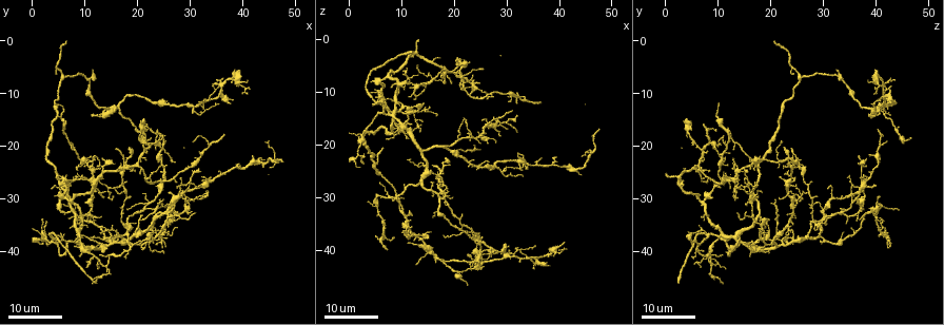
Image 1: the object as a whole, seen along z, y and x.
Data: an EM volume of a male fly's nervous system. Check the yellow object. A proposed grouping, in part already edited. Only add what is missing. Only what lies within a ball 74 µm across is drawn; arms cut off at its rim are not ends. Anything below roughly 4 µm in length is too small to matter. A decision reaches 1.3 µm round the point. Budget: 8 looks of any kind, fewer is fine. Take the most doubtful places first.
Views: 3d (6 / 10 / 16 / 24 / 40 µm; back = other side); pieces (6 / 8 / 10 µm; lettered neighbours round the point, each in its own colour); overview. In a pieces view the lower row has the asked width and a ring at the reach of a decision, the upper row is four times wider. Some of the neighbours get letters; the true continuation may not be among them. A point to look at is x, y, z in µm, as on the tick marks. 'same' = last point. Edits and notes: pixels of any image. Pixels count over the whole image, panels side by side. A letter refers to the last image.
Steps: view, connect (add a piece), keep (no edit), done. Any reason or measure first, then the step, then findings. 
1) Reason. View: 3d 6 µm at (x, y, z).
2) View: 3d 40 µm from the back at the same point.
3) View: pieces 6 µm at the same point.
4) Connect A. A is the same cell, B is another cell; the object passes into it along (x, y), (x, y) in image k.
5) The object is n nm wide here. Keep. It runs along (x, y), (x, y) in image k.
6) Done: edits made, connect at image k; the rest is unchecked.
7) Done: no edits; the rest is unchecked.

Thin end. View: 3d 24 µm at (25.0, 30.5, 21.0).

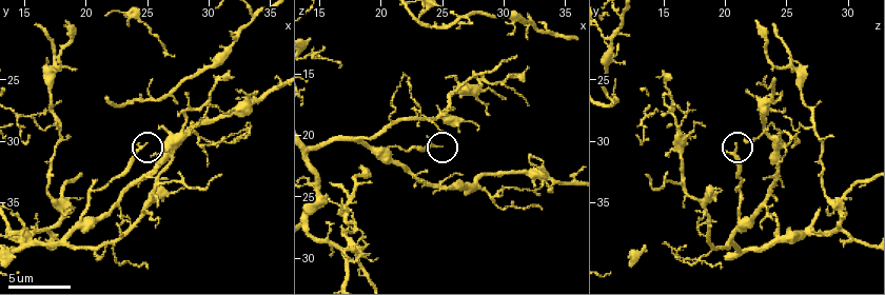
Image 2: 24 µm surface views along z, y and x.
View: pieces 10 µm at (24.8, 30.4, 21.2).

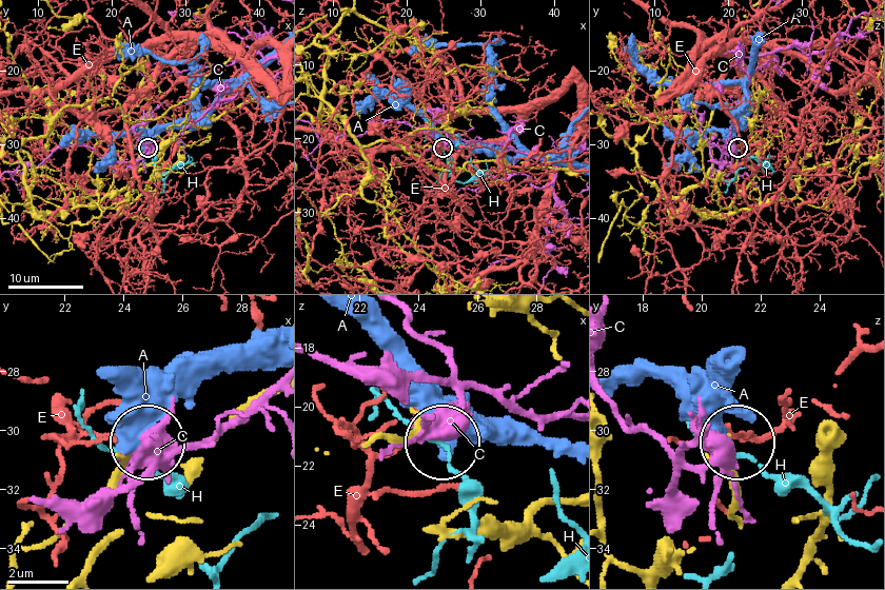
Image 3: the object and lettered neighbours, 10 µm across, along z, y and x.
Keep. A, C, E and H are other cells; it runs along (735, 519), (728, 447) in image 3; none of them fits.

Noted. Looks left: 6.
Tapers out. View: 3d 16 µm at (39.5, 24.0, 23.0).

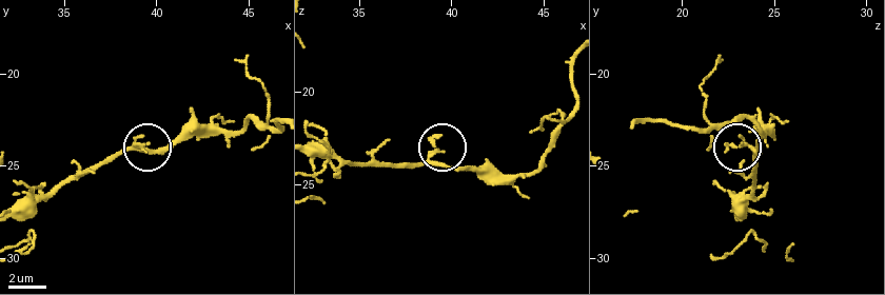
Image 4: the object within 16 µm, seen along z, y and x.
What lies round it. View: pieces 8 µm at (39.3, 24.1, 22.6).

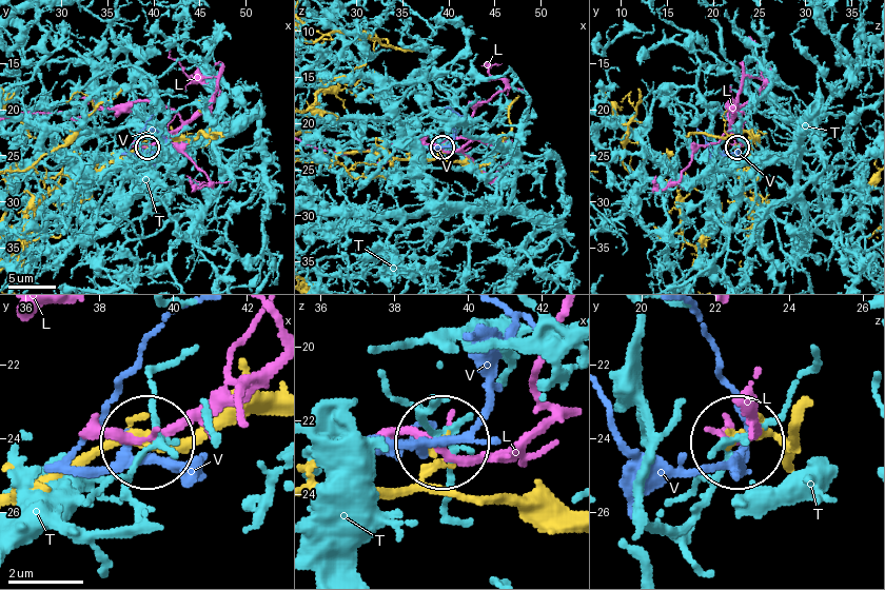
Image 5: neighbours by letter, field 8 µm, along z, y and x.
Keep. L, T and V are other cells; it runs along (782, 466), (779, 444), (738, 440) in image 5; no lettered piece goes on from it.

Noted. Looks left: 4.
Thin end. View: 3d 16 µm at (3.0, 39.0, 22.0).

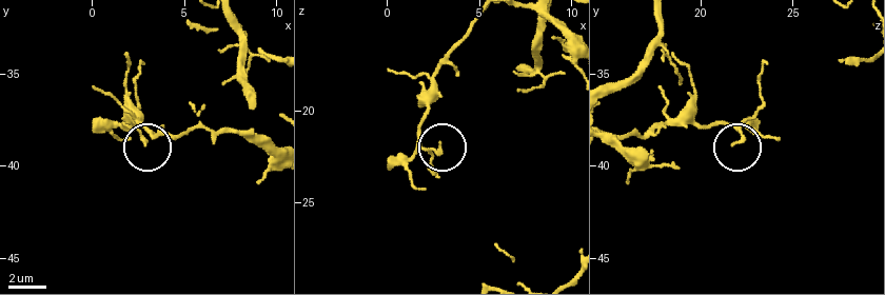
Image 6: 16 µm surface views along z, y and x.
View: pieces 6 µm at (3.0, 38.9, 21.9).

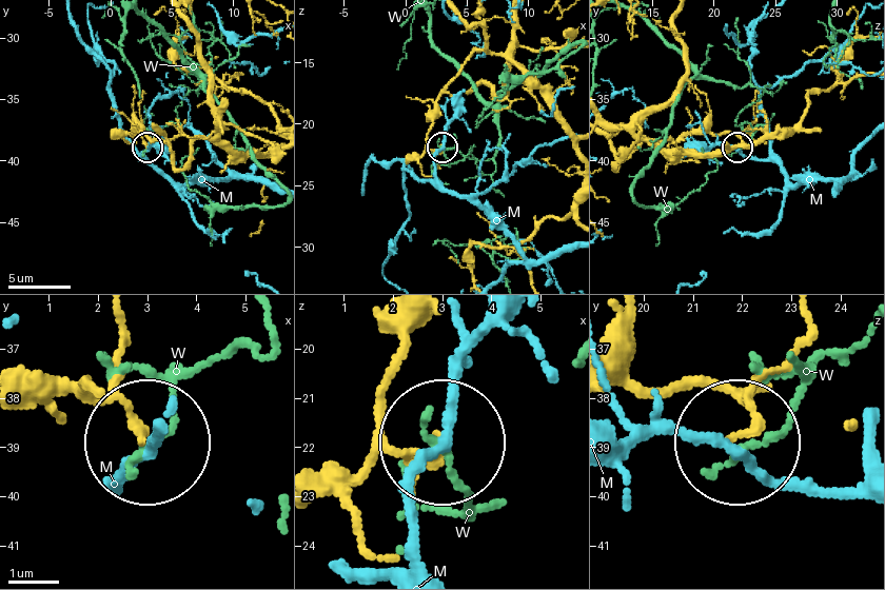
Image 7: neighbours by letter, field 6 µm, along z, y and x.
Keep. M and W are other cells; no lettered piece goes on from it.

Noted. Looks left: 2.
View: 3d 24 µm at (11.5, 14.5, 38.5).

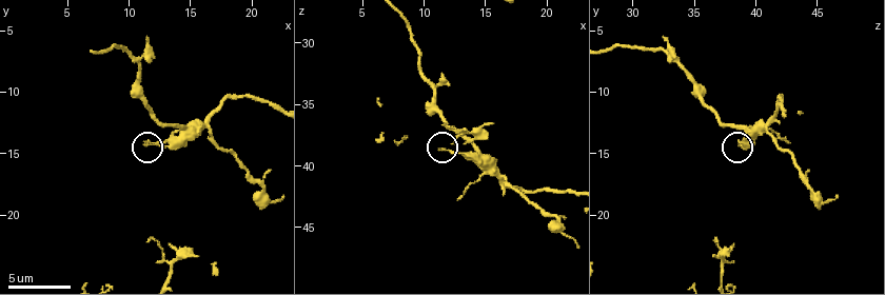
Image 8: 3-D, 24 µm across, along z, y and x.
See the neighbours. View: pieces 10 µm at (11.2, 14.4, 38.4).

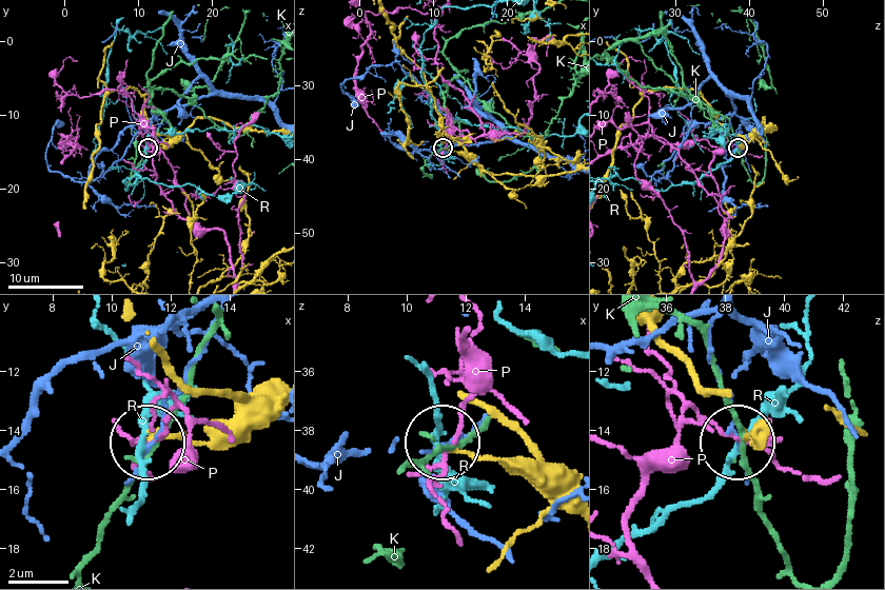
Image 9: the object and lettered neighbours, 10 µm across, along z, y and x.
Keep. J, K, P and R are other cells; no lettered piece goes on from it.

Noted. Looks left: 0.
Done: no edits; the rest is unchecked.

